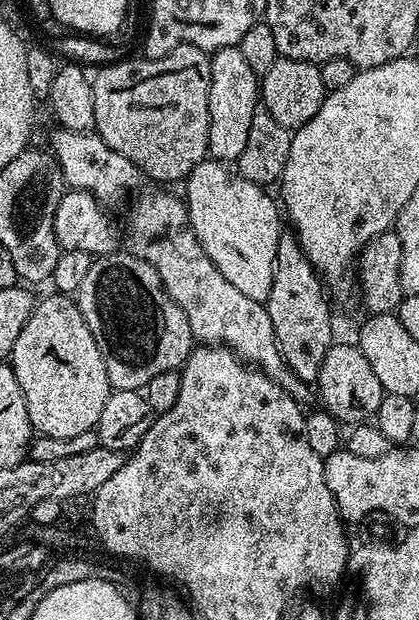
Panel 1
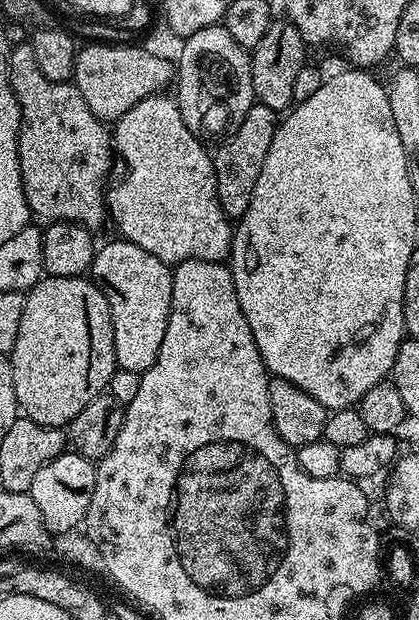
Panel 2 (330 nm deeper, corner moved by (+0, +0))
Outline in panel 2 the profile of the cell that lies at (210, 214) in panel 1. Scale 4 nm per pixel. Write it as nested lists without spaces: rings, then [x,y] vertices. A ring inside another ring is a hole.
[[[157,94],[138,102],[114,124],[114,152],[124,159],[124,177],[113,183],[106,192],[106,212],[116,223],[121,237],[142,246],[154,258],[169,266],[183,260],[223,261],[232,251],[233,225],[224,215],[218,202],[216,171],[212,165],[213,153],[204,149],[205,141],[194,135],[182,118],[175,99],[168,94]]]

